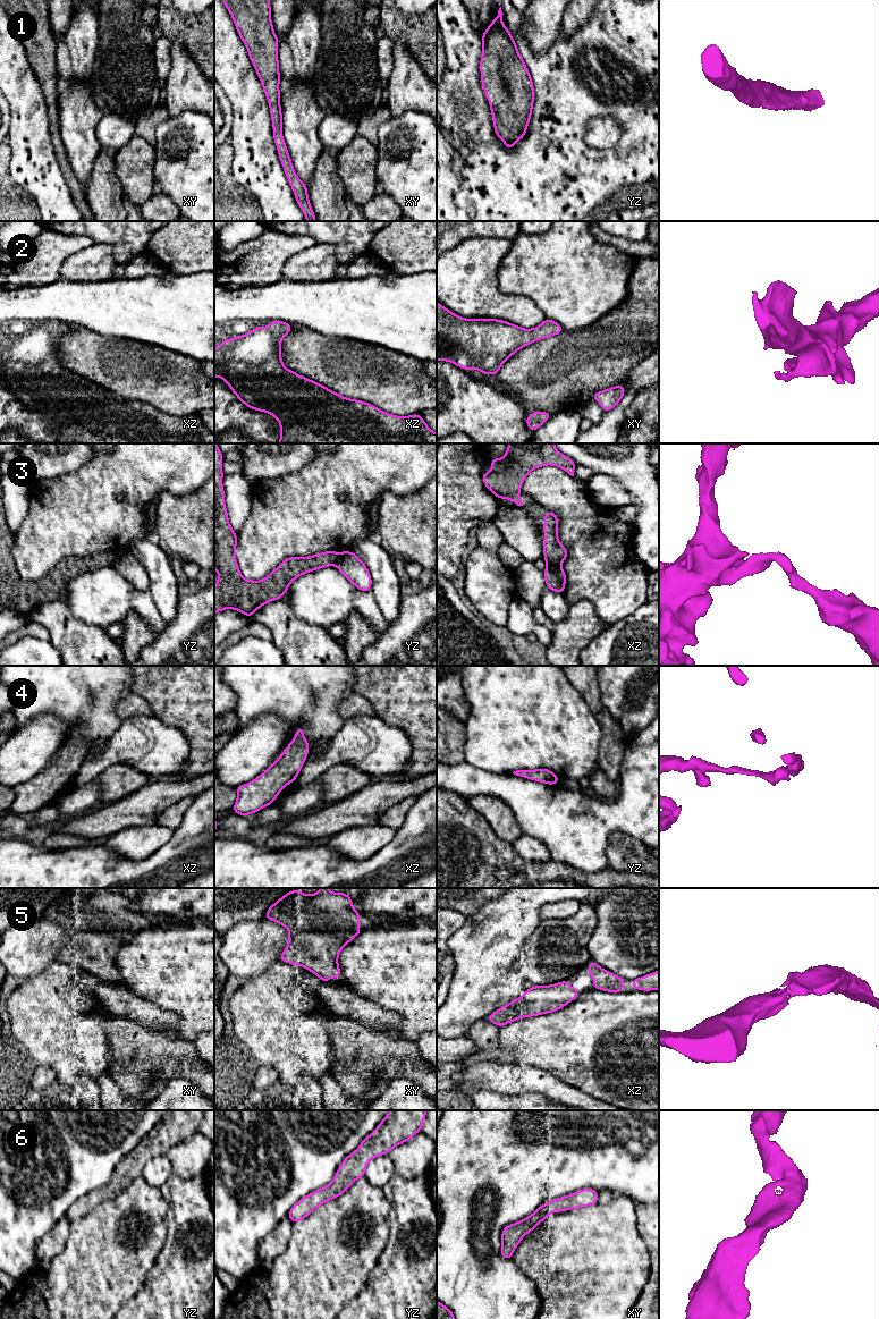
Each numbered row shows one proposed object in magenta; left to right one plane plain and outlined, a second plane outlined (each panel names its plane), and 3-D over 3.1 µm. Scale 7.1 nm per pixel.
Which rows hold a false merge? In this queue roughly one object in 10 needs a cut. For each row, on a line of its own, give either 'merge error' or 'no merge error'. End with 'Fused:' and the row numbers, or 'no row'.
1: no merge error
2: no merge error
3: merge error
4: no merge error
5: no merge error
6: no merge error
Fused: 3

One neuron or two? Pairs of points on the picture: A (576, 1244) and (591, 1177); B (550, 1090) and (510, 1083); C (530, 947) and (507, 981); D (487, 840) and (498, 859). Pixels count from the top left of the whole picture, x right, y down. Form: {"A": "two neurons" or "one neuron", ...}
{"A": "two neurons", "B": "one neuron", "C": "two neurons", "D": "one neuron"}

